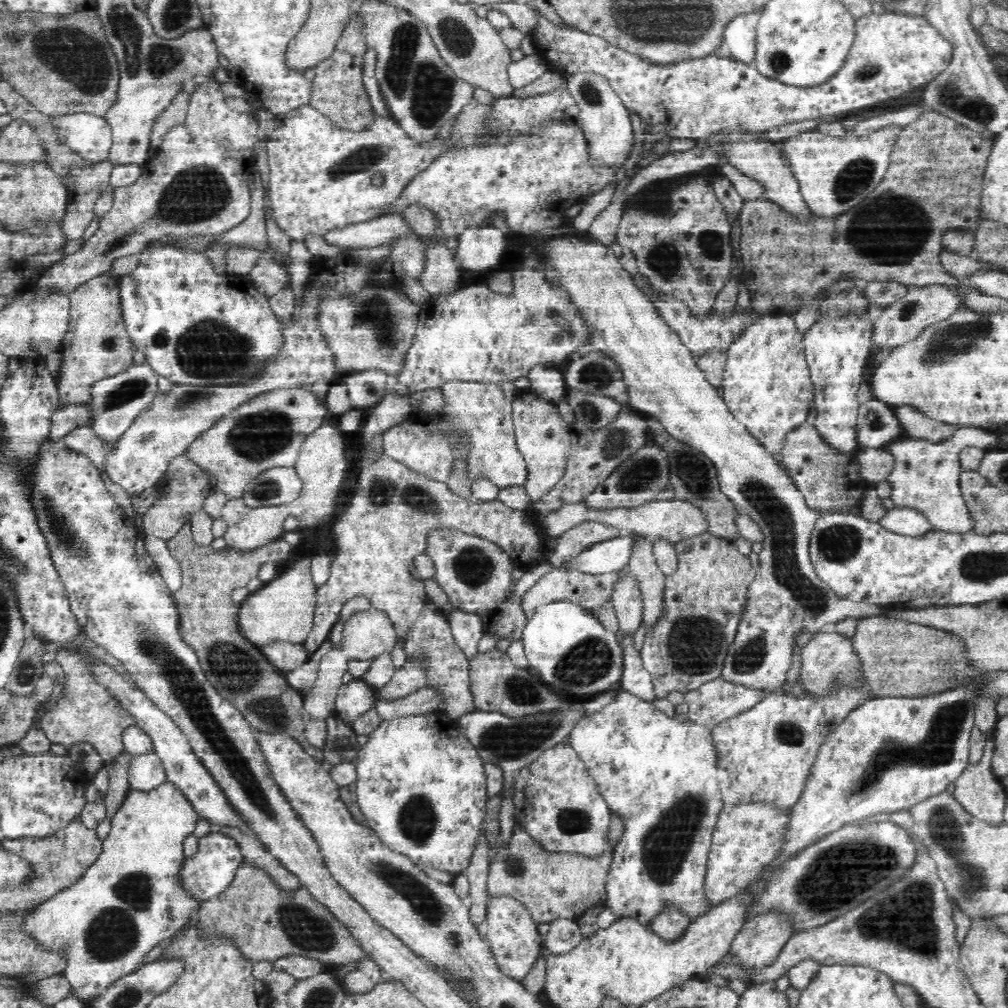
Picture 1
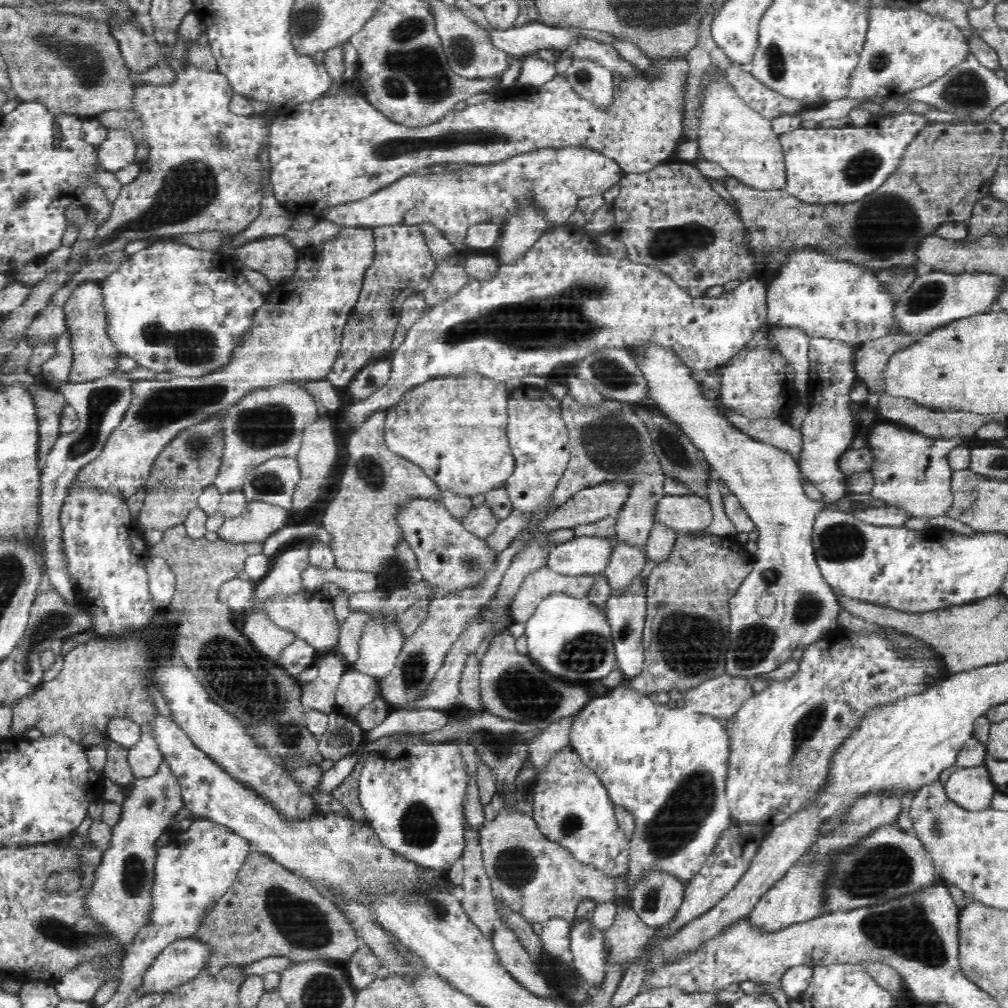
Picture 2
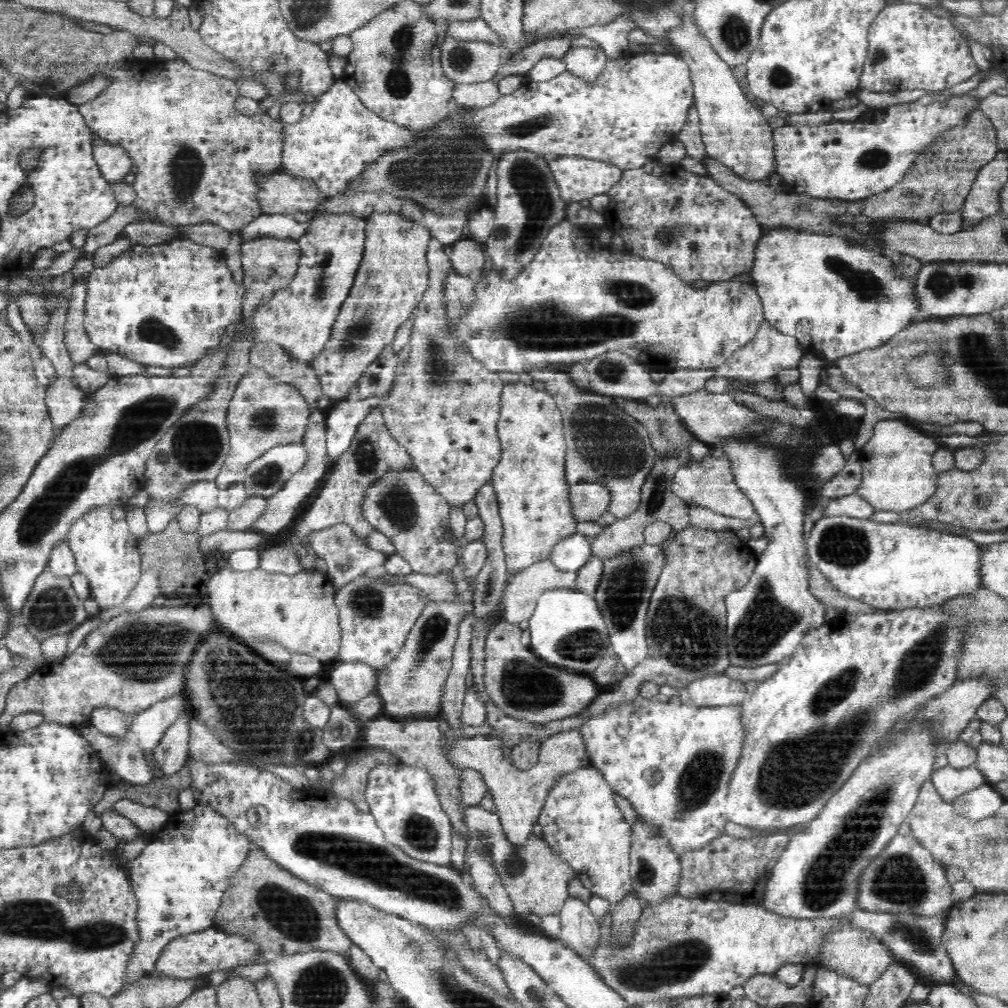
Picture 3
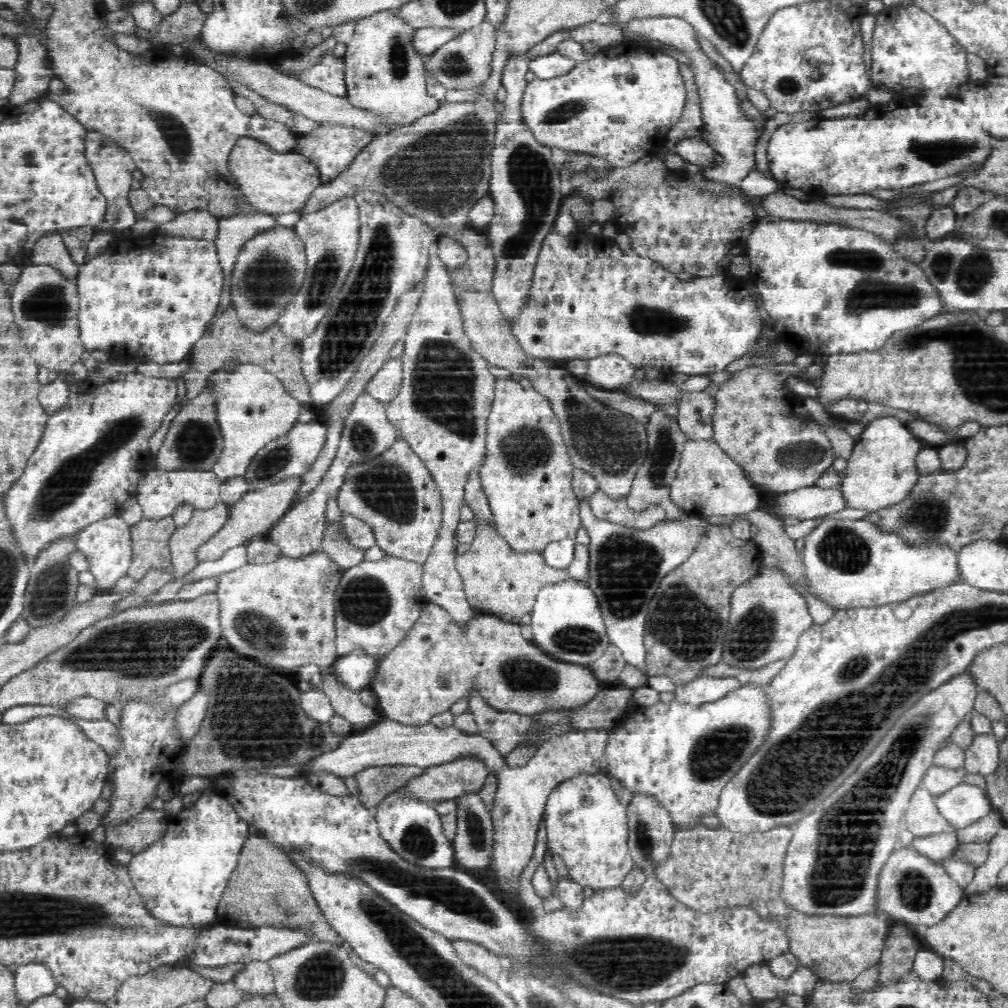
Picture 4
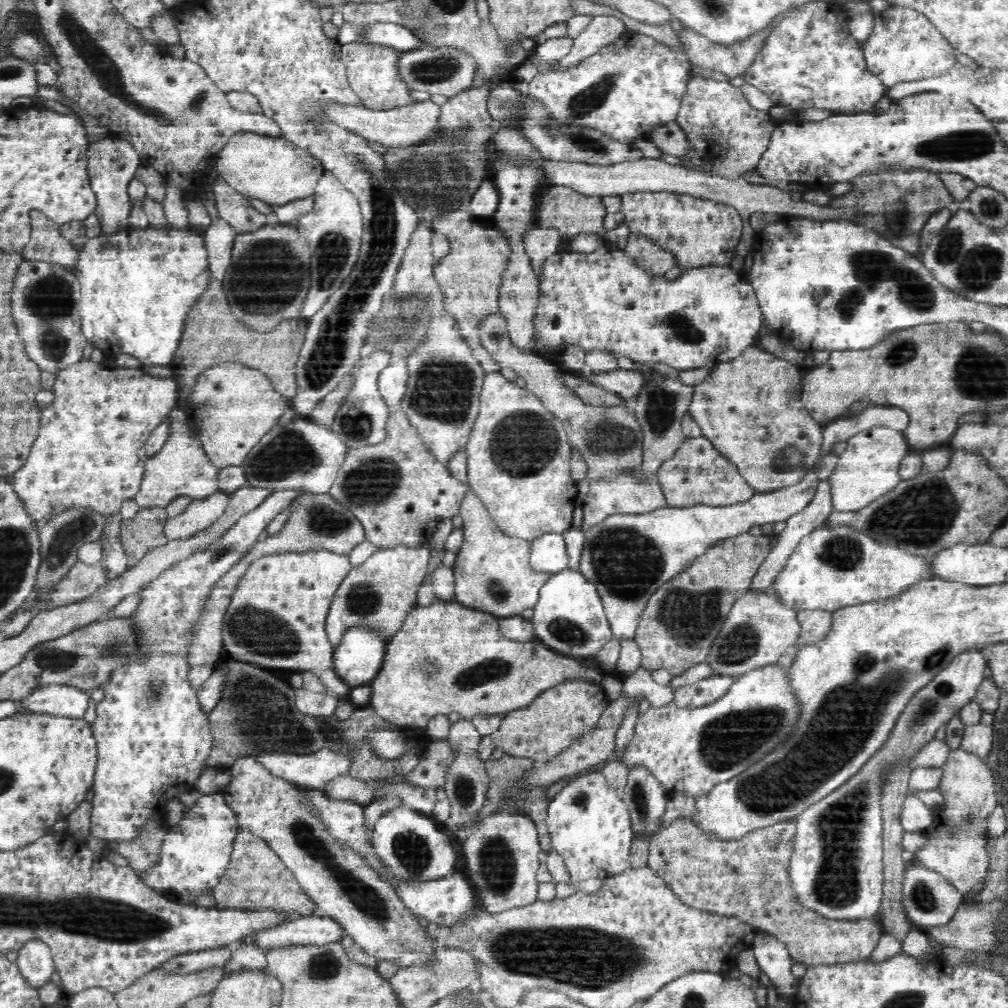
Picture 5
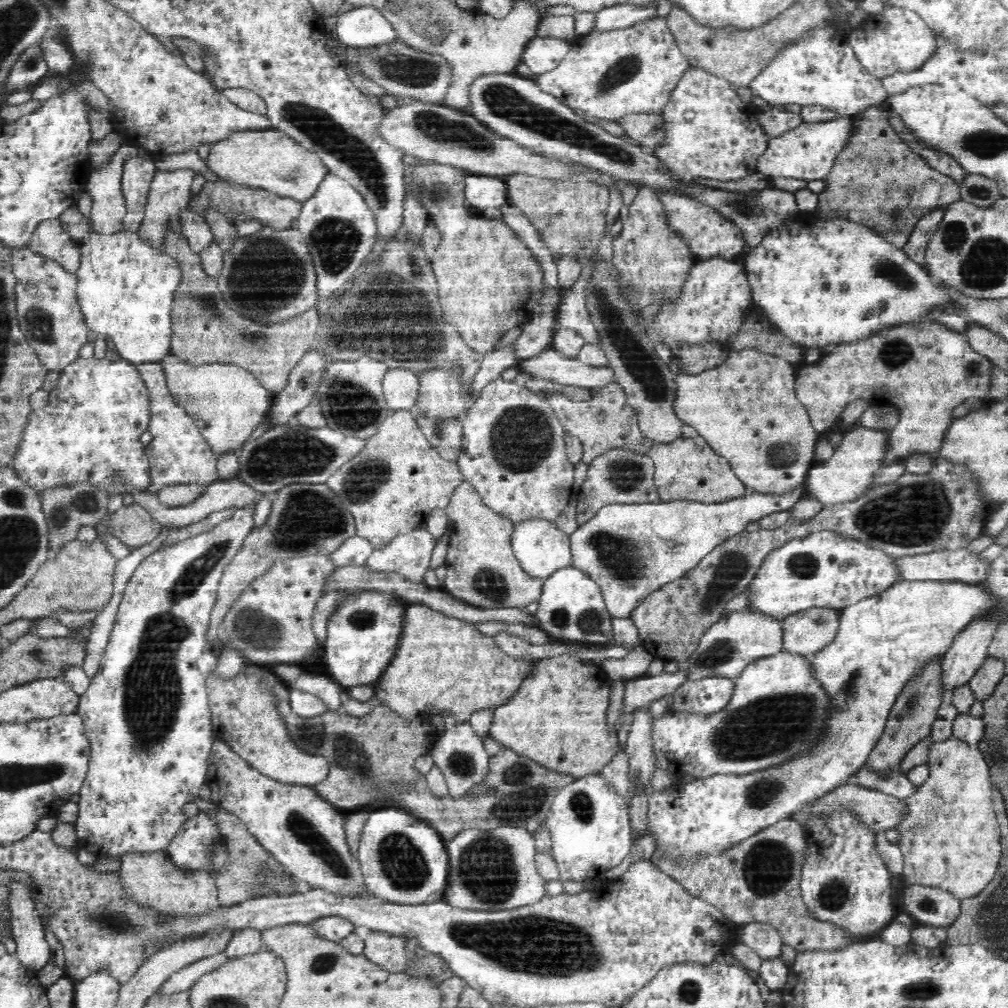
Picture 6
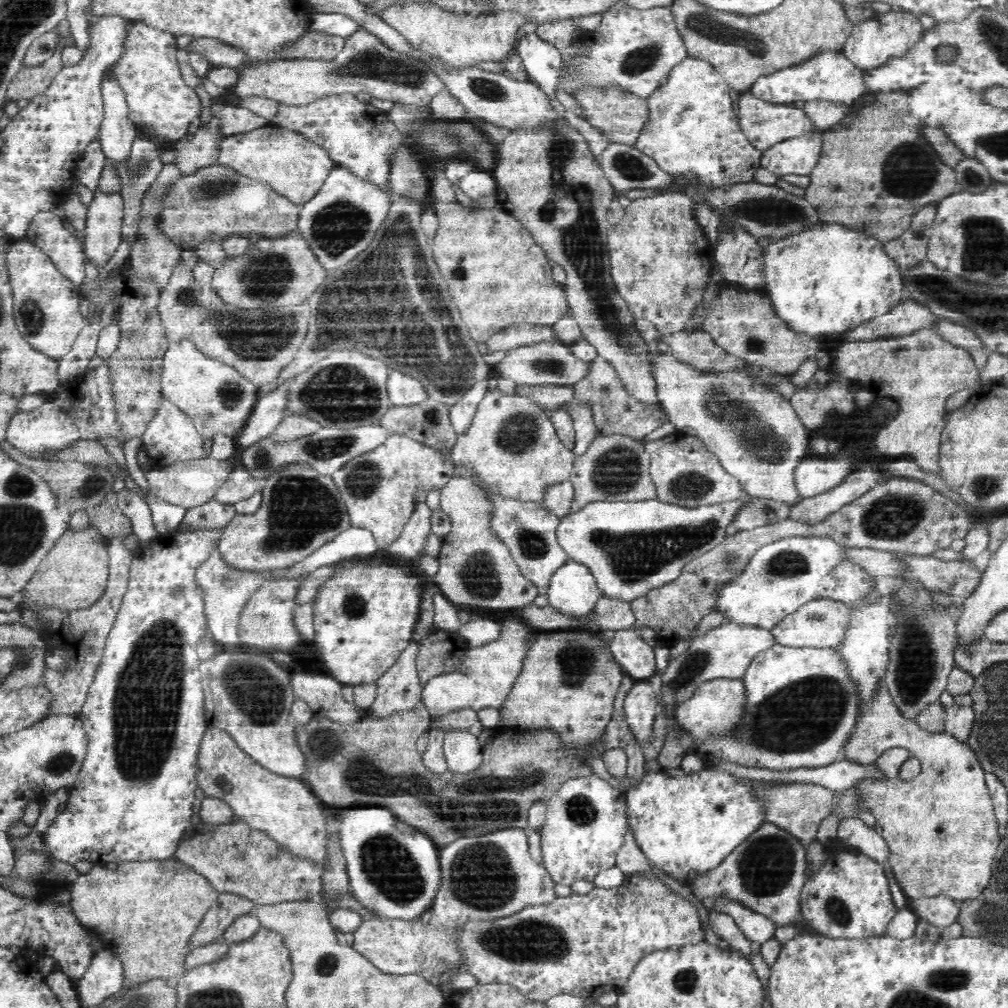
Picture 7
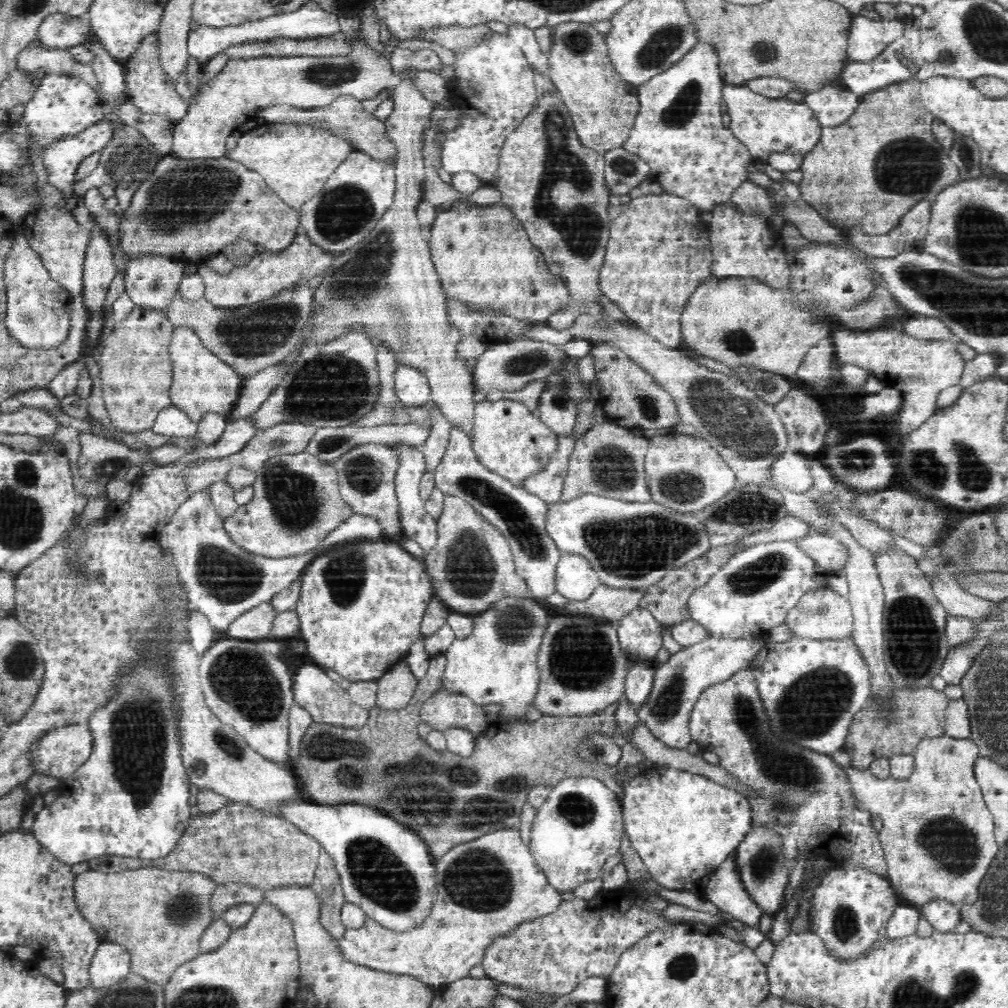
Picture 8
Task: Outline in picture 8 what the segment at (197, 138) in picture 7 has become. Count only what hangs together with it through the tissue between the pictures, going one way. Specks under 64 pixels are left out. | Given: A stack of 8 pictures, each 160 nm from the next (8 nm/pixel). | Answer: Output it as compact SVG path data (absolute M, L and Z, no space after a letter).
M342 12L338 15L341 32L352 44L349 56L260 56L229 60L202 89L200 89L187 114L175 124L172 140L173 158L219 159L225 156L226 141L235 134L236 128L246 120L257 116L260 108L272 105L290 105L301 109L319 109L328 106L342 94L352 94L358 100L375 98L380 90L398 88L402 80L409 78L424 98L439 102L448 95L447 79L436 71L394 71L378 52L360 42L358 28L362 23L357 15Z

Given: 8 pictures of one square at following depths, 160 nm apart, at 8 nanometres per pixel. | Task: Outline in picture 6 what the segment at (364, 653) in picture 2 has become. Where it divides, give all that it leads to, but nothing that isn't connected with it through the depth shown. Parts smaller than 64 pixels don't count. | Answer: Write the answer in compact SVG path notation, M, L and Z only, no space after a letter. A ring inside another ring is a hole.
M427 524L420 526L419 531L410 535L398 536L384 547L375 548L363 565L370 573L386 573L386 575L402 575L404 580L412 584L423 582L424 574L431 568L431 556L435 548L435 540L427 530ZM356 588L328 590L326 596L320 599L313 621L316 634L320 640L325 641L328 638L329 622L334 618L334 614L338 610L342 610L348 602L356 602L360 597L360 590Z

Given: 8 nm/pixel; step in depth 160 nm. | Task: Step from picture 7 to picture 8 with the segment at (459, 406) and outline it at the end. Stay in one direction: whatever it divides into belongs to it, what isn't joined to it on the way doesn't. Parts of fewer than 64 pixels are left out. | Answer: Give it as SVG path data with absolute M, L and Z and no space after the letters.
M452 425L446 451L437 466L433 474L435 487L445 496L466 501L486 521L500 530L513 554L516 572L527 582L533 598L542 601L546 596L554 594L555 570L562 552L552 538L548 537L546 519L551 506L538 496L517 488L502 476L488 471L475 454L470 435L460 425Z

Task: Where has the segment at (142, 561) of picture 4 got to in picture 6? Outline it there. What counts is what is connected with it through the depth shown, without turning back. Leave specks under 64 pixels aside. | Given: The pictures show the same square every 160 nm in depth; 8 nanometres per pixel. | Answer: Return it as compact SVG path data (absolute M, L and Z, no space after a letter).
M137 504L124 505L120 512L116 512L111 519L111 528L114 528L114 537L122 540L131 552L158 540L167 532L162 525L152 519L148 510Z

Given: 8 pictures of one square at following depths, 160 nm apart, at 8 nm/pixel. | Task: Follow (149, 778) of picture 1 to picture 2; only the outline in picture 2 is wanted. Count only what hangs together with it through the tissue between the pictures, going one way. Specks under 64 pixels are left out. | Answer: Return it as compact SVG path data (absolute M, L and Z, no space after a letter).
M144 730L139 743L130 748L127 761L134 779L138 780L153 777L162 768L163 758L148 731Z

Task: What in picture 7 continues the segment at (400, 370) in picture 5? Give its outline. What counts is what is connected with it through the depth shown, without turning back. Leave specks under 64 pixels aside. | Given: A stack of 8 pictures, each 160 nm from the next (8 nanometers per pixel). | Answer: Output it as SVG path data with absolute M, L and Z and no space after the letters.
M399 370L389 371L387 393L391 406L412 406L429 399L422 383Z

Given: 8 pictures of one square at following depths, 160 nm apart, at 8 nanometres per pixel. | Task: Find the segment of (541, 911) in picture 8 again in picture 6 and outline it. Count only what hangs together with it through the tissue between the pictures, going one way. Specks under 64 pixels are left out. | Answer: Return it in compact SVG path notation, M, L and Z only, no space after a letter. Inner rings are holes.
M523 826L466 828L448 842L447 848L451 859L451 872L443 900L452 905L492 912L504 910L504 908L531 905L546 896L546 891L544 891L545 881L538 875L535 865L535 858L538 854L535 847L535 835ZM371 931L365 939L364 957L386 972L401 973L413 956L412 952L405 952L405 942L402 937L386 937Z

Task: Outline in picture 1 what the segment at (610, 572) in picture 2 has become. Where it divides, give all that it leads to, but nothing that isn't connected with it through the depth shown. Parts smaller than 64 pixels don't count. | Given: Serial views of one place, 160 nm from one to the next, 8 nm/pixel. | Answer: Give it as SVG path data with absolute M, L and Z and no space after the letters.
M631 574L619 584L614 601L611 608L619 622L619 635L632 639L642 624L643 603L636 579L632 579Z

